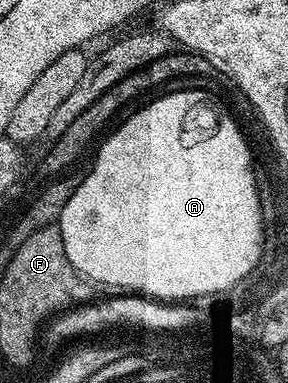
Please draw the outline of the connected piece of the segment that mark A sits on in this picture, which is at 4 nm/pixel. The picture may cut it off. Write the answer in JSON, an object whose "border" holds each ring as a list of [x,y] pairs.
{"border":[[[174,90],[148,103],[143,110],[136,111],[106,143],[102,142],[96,150],[98,158],[93,159],[90,182],[83,184],[82,190],[73,191],[68,204],[64,204],[62,209],[60,225],[64,248],[75,268],[94,282],[112,284],[119,291],[137,292],[154,300],[200,300],[196,298],[205,299],[218,288],[218,284],[226,284],[226,278],[240,278],[245,282],[242,270],[254,273],[250,268],[252,240],[246,240],[248,226],[254,226],[254,218],[250,216],[250,166],[245,164],[244,147],[236,138],[235,120],[235,115],[230,115],[206,90]]]}

